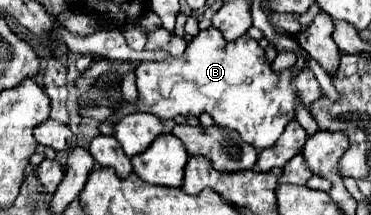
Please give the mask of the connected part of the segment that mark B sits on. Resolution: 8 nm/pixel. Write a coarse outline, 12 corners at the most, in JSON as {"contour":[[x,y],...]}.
{"contour":[[213,26],[137,66],[137,102],[109,76],[115,120],[201,116],[269,148],[323,90],[273,72],[257,40]]}

